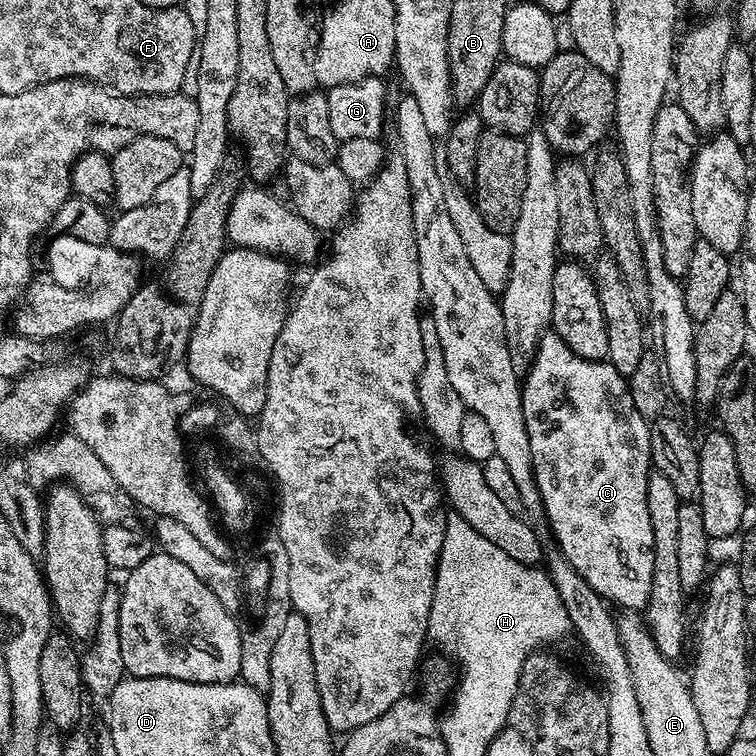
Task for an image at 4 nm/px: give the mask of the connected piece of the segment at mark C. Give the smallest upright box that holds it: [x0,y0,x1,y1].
[520,330,654,610]

